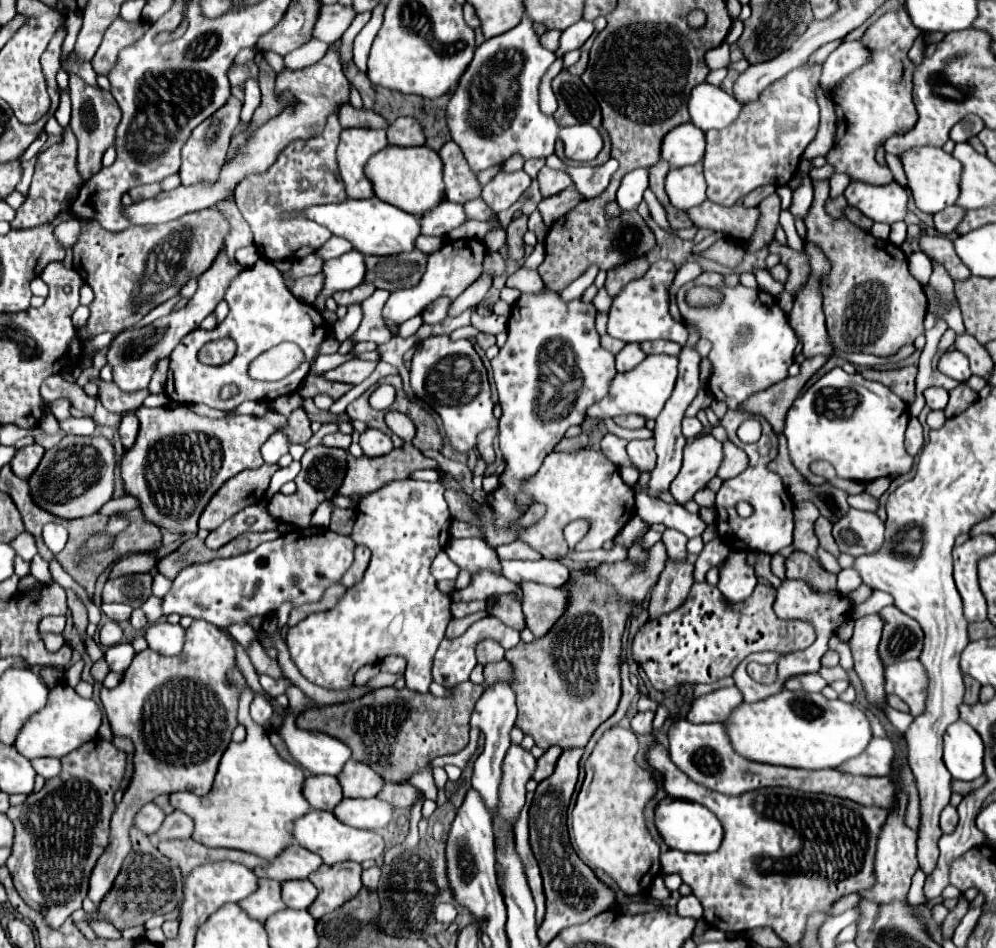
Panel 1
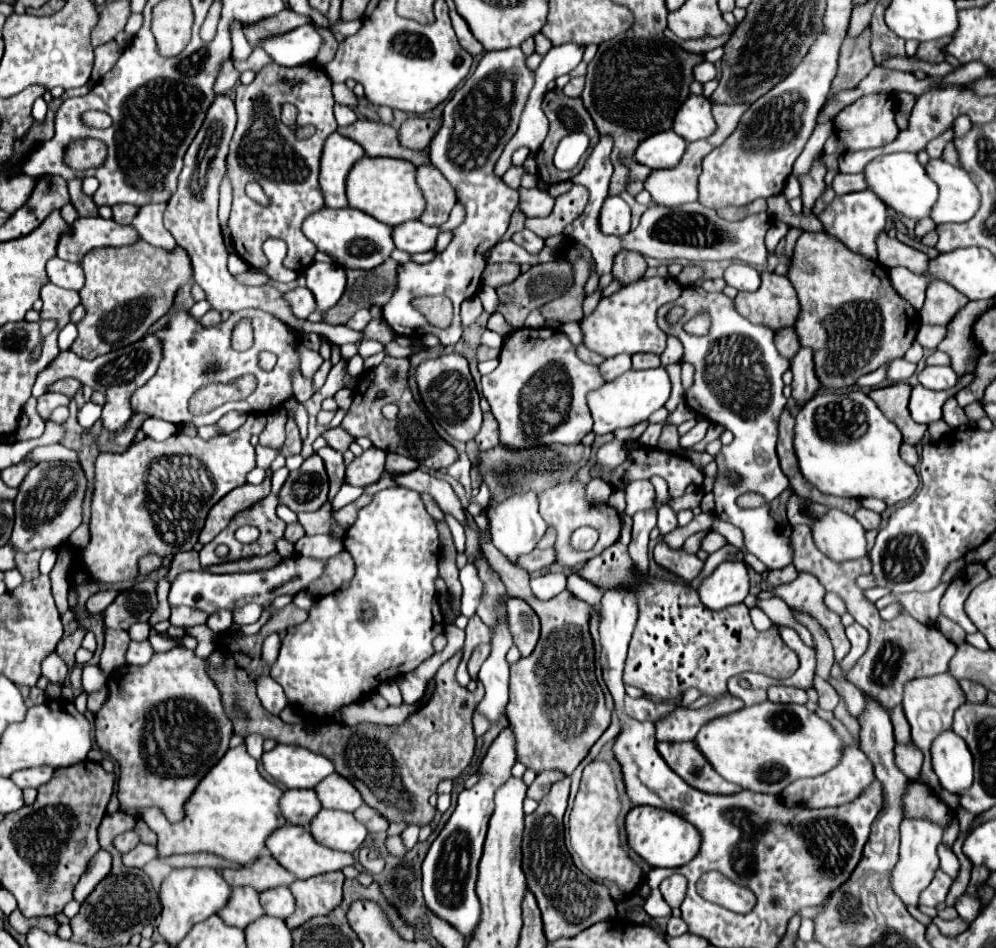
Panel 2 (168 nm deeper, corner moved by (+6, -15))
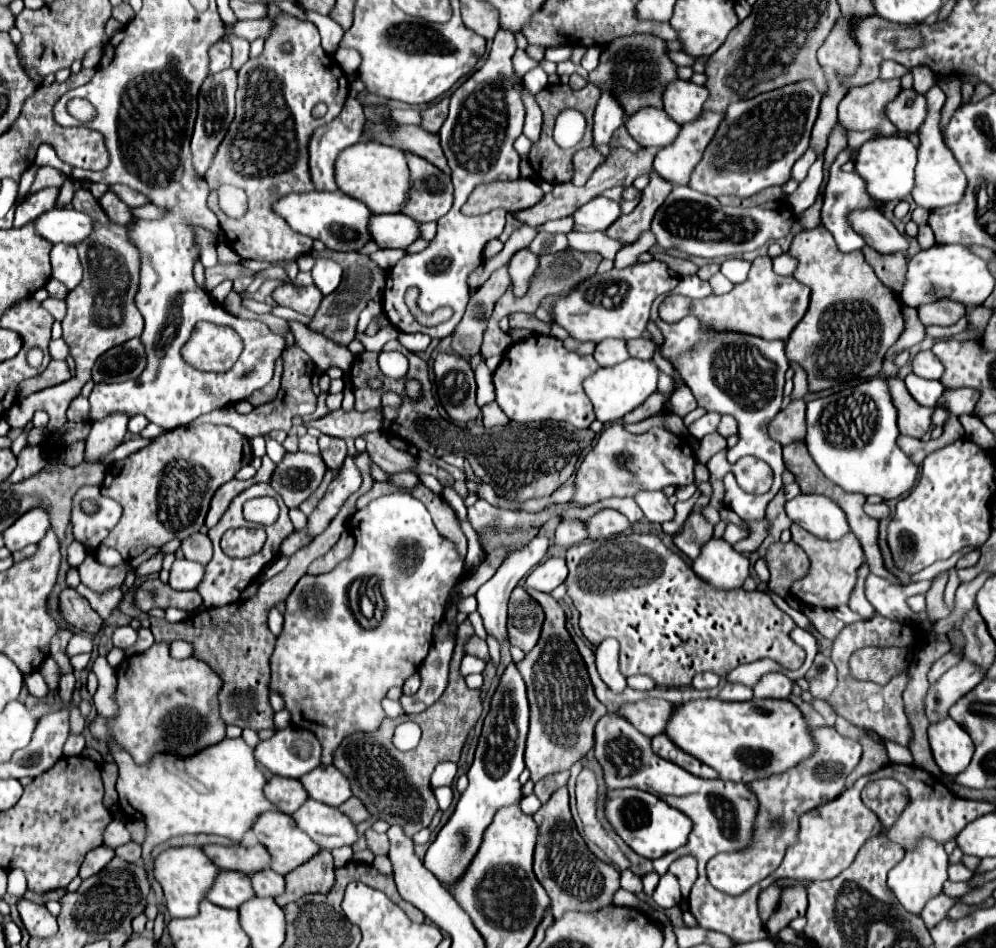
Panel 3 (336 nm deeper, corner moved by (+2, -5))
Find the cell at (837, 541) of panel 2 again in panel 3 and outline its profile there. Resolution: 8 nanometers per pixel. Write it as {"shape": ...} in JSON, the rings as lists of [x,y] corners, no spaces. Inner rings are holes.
{"shape":[[[799,494],[785,502],[785,512],[795,524],[823,540],[839,540],[849,532],[845,512],[827,496]]]}

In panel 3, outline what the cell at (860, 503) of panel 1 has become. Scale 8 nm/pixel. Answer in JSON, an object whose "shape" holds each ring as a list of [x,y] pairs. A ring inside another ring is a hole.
{"shape":[[[881,502],[881,504],[865,504],[865,512],[869,516],[881,520],[881,518],[887,518],[889,516],[889,506],[885,502]]]}

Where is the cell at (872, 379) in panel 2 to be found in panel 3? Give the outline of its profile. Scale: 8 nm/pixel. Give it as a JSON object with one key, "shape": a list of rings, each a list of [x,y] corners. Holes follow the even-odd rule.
{"shape":[[[903,304],[903,318],[905,318],[905,330],[903,330],[901,338],[897,340],[897,344],[887,352],[889,360],[893,360],[897,352],[911,348],[911,346],[919,344],[925,338],[925,326],[921,324],[921,320],[917,316],[917,310]]]}

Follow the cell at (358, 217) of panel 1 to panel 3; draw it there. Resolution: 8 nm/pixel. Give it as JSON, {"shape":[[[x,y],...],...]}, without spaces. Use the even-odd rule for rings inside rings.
{"shape":[[[311,190],[307,194],[287,194],[283,196],[279,202],[275,202],[273,210],[299,234],[305,234],[313,240],[321,240],[327,248],[331,250],[339,250],[339,252],[353,252],[363,248],[371,236],[367,230],[367,222],[369,222],[369,208],[343,194],[341,190],[335,192],[317,192]]]}

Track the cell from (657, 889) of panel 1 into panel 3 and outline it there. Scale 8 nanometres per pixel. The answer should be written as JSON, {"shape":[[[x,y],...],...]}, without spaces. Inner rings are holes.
{"shape":[[[667,872],[661,876],[657,890],[653,892],[653,900],[657,902],[657,906],[661,908],[673,908],[679,906],[681,902],[681,892],[679,892],[679,880]]]}

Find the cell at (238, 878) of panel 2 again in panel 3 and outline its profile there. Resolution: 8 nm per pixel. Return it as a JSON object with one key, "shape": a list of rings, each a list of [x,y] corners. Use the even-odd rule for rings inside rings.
{"shape":[[[211,844],[211,846],[201,846],[201,850],[211,858],[211,862],[219,868],[219,870],[237,870],[243,874],[255,874],[263,868],[269,868],[269,852],[261,846],[241,846],[241,844],[233,844],[233,846],[219,846],[219,844]]]}

